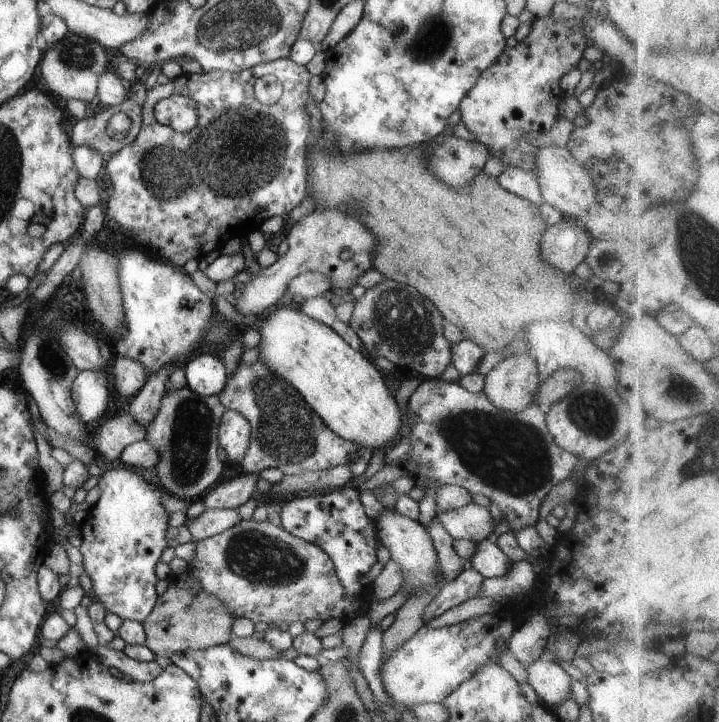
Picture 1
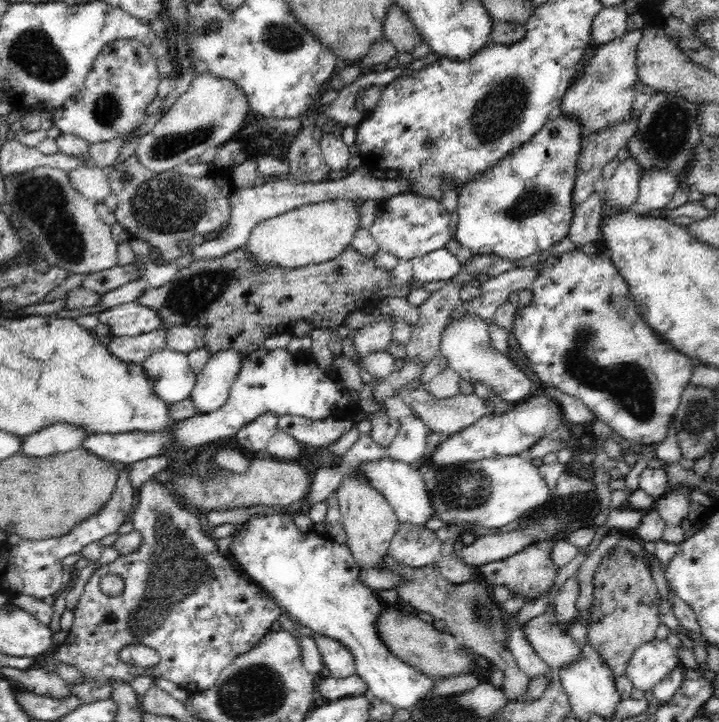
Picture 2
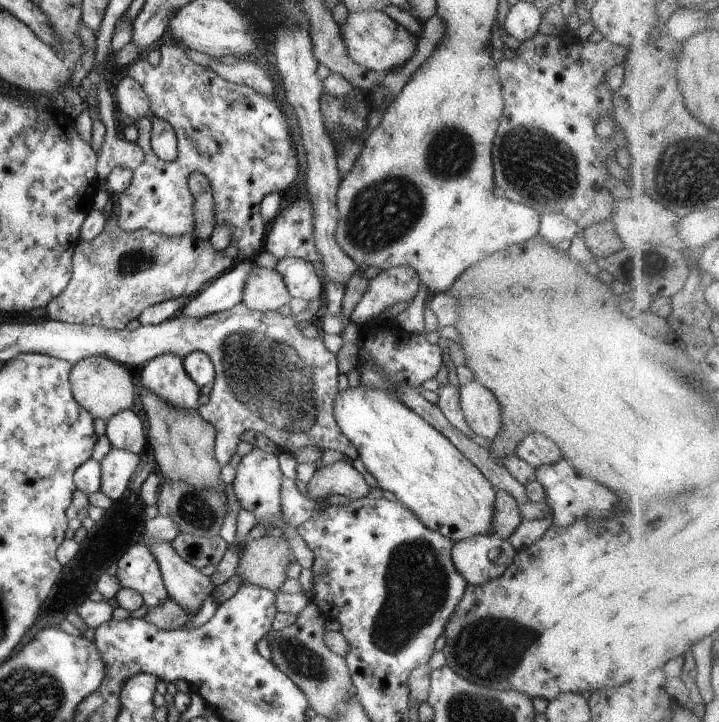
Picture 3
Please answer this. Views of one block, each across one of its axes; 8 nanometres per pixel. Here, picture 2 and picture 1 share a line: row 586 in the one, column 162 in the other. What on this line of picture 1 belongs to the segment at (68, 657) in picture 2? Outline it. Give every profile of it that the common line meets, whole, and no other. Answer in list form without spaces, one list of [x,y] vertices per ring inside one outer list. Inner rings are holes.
[[[289,58],[278,59],[274,62],[262,63],[252,68],[243,70],[239,73],[230,71],[202,71],[202,73],[182,73],[177,78],[169,80],[167,84],[159,84],[151,81],[147,89],[147,99],[142,109],[142,128],[135,136],[135,139],[115,152],[106,162],[104,171],[110,176],[110,186],[105,190],[105,200],[103,207],[105,216],[114,220],[120,227],[120,230],[130,236],[136,246],[142,246],[144,250],[150,250],[158,254],[165,261],[170,261],[174,266],[183,269],[188,260],[201,260],[213,250],[221,250],[230,238],[247,238],[250,232],[260,230],[262,223],[272,216],[282,216],[287,219],[290,211],[304,200],[307,195],[307,144],[306,138],[310,134],[310,115],[306,108],[308,100],[308,83],[311,78],[310,72],[304,65],[298,65]],[[174,94],[180,94],[183,97],[190,97],[198,104],[199,121],[196,126],[188,132],[174,130],[171,126],[160,124],[154,116],[154,105],[166,97]]]

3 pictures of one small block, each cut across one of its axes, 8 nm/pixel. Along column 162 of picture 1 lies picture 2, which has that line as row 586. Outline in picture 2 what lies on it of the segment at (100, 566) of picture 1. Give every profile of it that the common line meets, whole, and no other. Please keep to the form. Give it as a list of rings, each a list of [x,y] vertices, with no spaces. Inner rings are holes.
[[[542,541],[508,558],[482,565],[479,570],[490,587],[494,588],[499,584],[507,586],[512,596],[523,596],[528,598],[528,601],[532,601],[541,597],[554,584],[558,570],[550,557],[554,544],[554,542]]]

